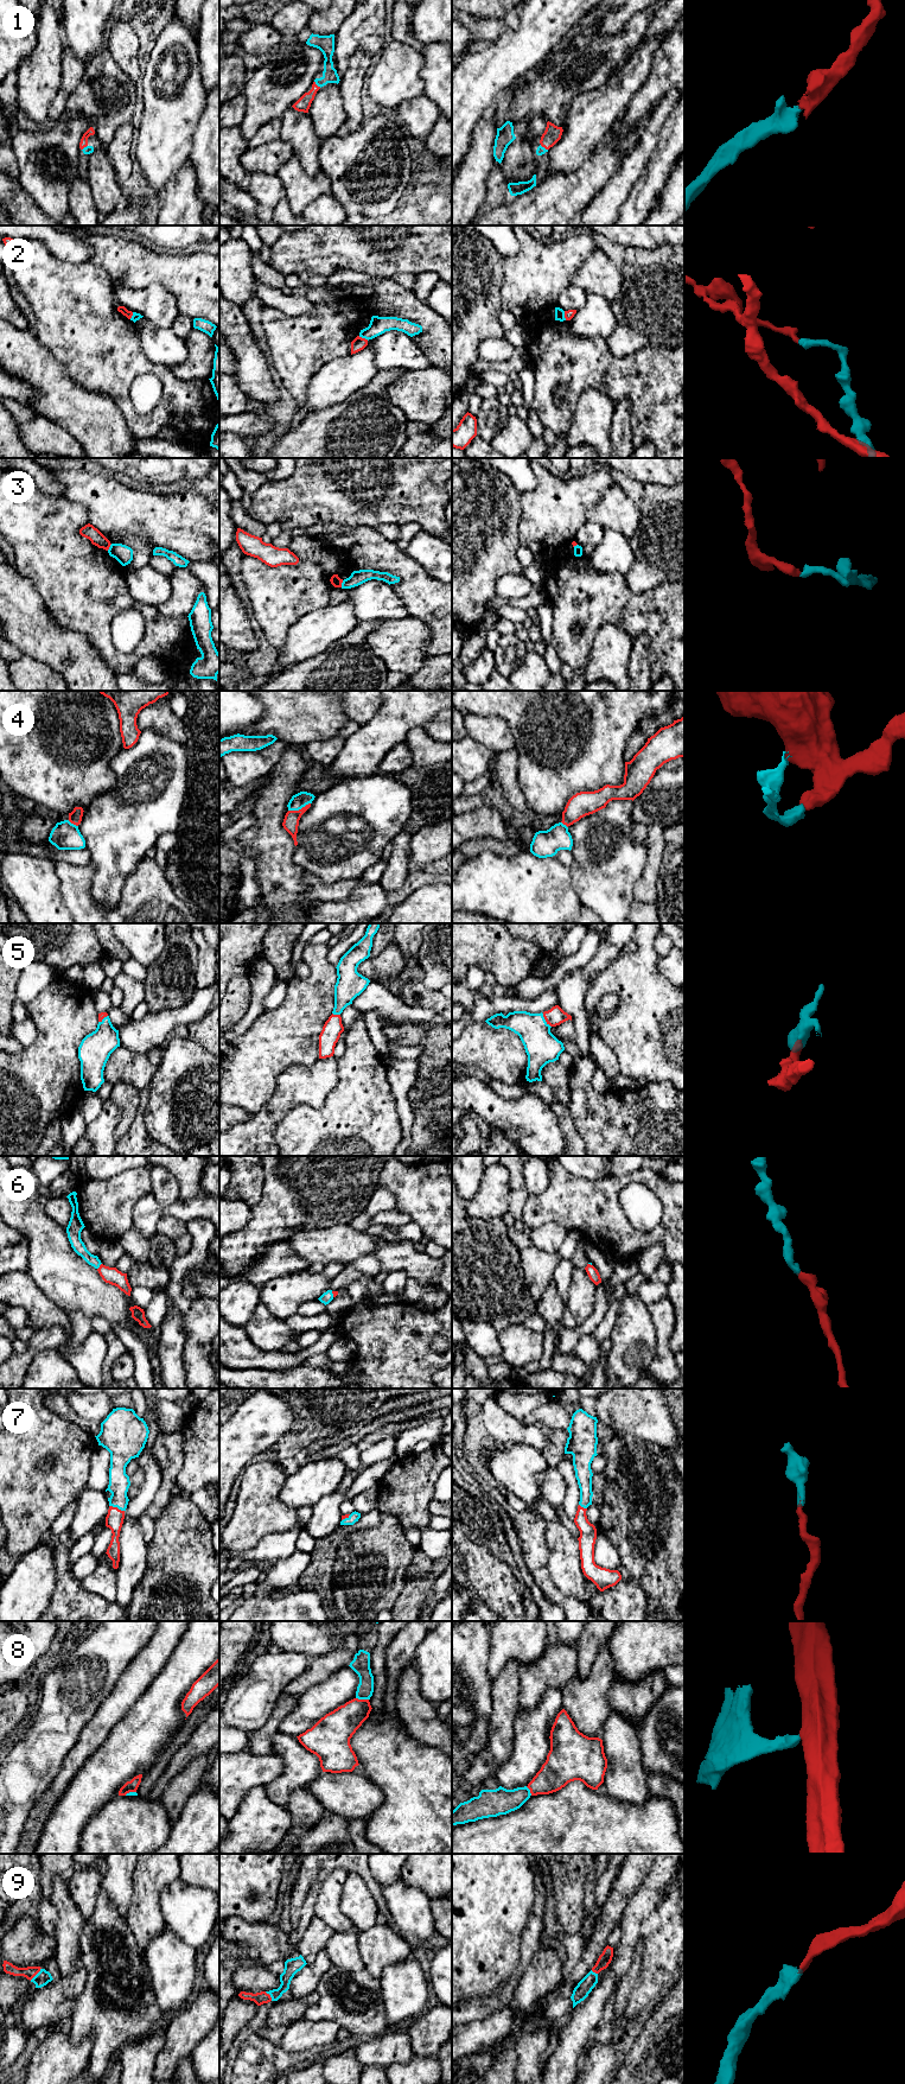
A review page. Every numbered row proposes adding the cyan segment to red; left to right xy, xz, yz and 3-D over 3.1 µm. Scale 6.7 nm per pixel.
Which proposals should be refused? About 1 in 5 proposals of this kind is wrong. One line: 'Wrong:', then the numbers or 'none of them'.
Wrong: 2, 3, 8

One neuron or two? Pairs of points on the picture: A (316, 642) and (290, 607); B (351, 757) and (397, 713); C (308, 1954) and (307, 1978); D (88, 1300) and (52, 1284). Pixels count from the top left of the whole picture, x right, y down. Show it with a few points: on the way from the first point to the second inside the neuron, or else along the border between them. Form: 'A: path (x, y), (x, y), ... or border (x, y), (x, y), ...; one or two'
A: border (325, 608), (304, 614), (291, 627), (285, 642); two
B: path (363, 748), (386, 725); one
C: border (324, 1949), (307, 1964); two
D: path (80, 1291), (72, 1284), (61, 1284); one

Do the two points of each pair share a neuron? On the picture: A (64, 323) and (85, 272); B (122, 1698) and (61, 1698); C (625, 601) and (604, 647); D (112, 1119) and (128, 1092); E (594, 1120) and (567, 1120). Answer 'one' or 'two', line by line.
A: one
B: two
C: two
D: two
E: two

